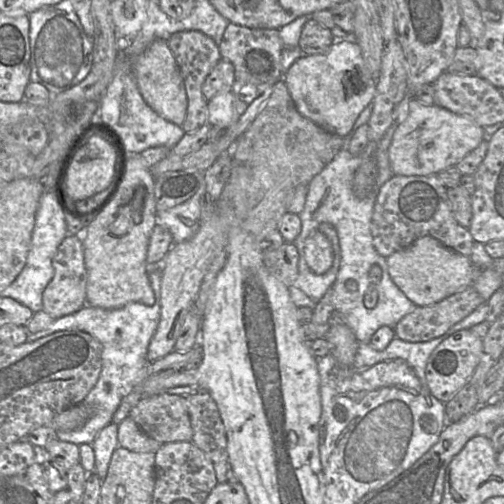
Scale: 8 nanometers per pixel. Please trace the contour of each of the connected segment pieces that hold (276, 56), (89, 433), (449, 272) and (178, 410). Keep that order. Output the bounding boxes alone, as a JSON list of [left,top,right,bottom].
[[219,22,284,86],[27,266,161,446],[386,236,475,307],[128,392,192,444]]

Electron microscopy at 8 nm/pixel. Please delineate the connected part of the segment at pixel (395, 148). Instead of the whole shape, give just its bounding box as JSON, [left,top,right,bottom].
[388,98,486,175]

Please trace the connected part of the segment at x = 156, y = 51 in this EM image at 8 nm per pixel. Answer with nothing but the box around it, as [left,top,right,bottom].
[133,40,188,126]

